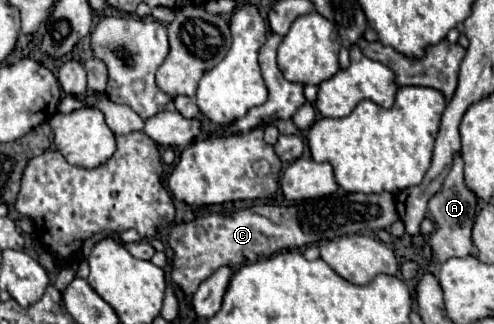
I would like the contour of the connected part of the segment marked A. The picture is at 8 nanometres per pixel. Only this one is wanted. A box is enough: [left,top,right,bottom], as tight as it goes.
[428,154,478,262]

